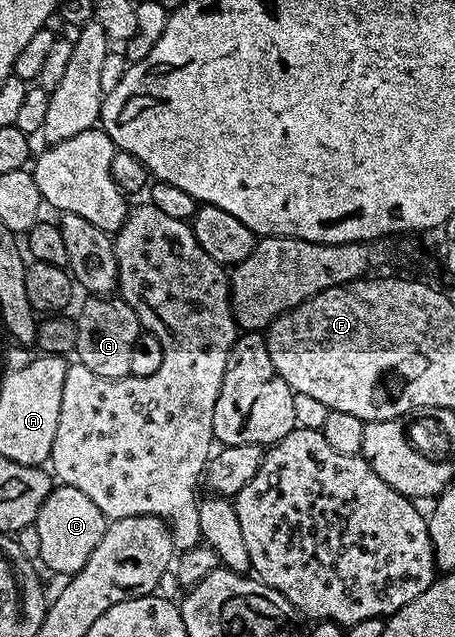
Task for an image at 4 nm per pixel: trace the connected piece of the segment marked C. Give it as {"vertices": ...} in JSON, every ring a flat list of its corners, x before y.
{"vertices":[[55,485,44,500,37,518,32,525,40,532,40,562,61,576,69,576,80,572,84,564,88,564,88,556,92,556,92,548,100,544,100,536,104,536,108,519,102,515,100,508,80,492,80,488]]}

